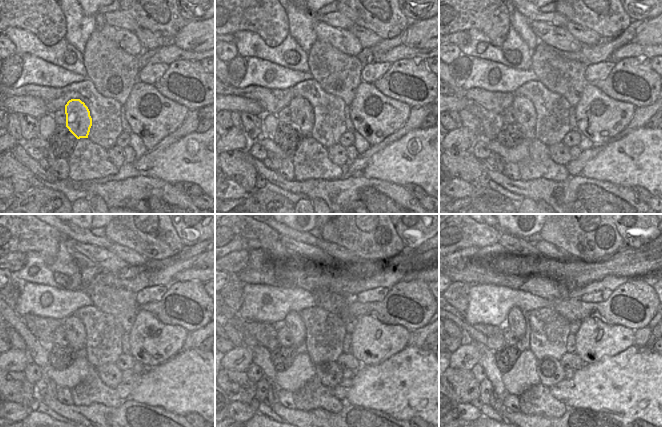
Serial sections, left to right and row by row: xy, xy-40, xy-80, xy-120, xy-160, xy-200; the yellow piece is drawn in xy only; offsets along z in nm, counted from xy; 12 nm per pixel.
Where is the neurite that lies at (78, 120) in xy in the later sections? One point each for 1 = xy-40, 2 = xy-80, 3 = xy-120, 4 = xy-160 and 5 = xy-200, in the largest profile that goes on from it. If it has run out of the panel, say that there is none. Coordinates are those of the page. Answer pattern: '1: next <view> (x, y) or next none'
1: next xy-40 (301, 113)
2: next xy-80 (524, 111)
3: next xy-120 (75, 331)
4: next xy-160 (293, 321)
5: next xy-200 (515, 320)

